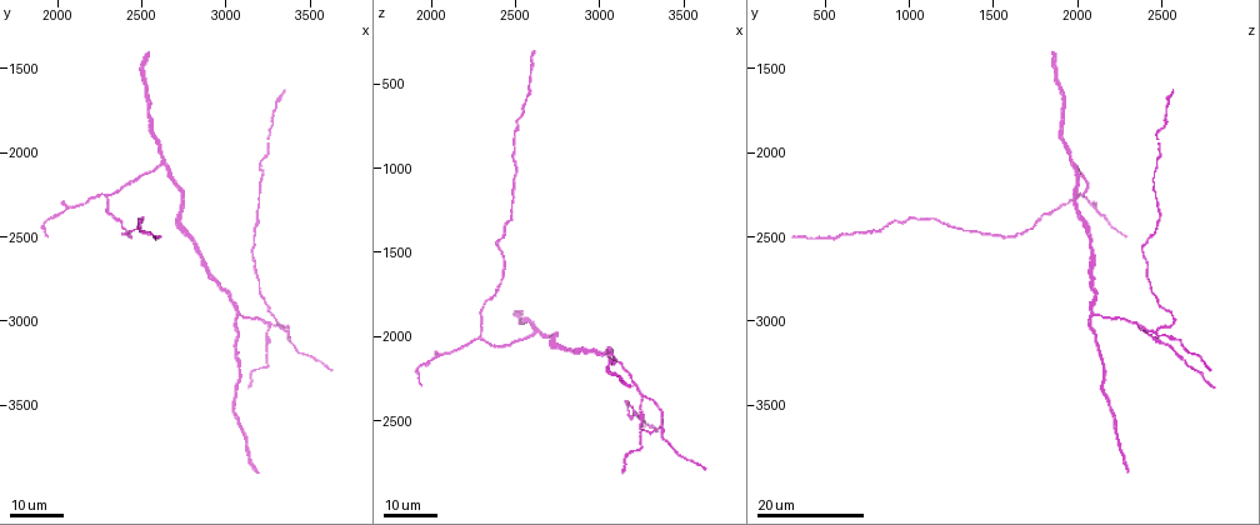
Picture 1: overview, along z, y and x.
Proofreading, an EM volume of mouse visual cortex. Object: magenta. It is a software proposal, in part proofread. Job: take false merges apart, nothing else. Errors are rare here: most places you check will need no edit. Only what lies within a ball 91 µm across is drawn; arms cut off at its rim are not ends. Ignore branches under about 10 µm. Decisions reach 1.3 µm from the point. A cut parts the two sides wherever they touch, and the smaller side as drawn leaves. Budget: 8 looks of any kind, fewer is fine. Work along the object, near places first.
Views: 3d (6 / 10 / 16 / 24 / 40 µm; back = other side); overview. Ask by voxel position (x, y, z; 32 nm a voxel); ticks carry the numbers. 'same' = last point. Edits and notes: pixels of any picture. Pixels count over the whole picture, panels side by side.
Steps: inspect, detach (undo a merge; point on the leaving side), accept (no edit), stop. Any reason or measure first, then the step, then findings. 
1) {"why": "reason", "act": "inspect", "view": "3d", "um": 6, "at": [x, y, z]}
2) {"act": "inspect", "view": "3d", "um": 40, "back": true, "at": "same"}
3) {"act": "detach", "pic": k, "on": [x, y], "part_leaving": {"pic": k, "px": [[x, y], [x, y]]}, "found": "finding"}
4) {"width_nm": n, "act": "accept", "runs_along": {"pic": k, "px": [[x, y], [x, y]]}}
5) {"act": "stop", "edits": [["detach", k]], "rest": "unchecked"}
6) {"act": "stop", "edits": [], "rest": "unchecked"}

{"why": "sudden change in width", "act": "inspect", "view": "3d", "um": 16, "at": [2420, 2500, 1540]}

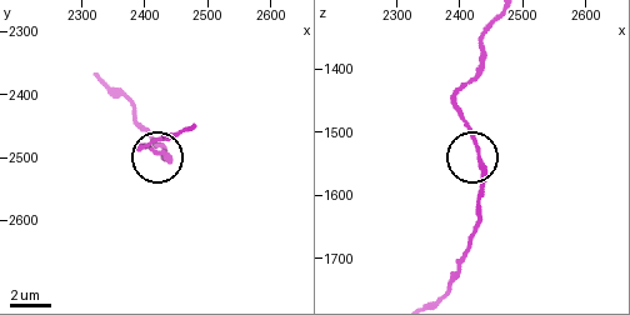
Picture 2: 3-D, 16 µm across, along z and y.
{"act": "inspect", "view": "3d", "um": 6, "at": [2430, 2495, 1530]}

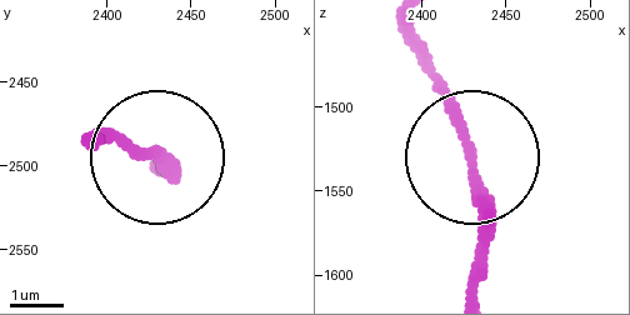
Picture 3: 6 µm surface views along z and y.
{"act": "inspect", "view": "3d", "um": 6, "back": true, "at": [2428, 2494, 1528]}

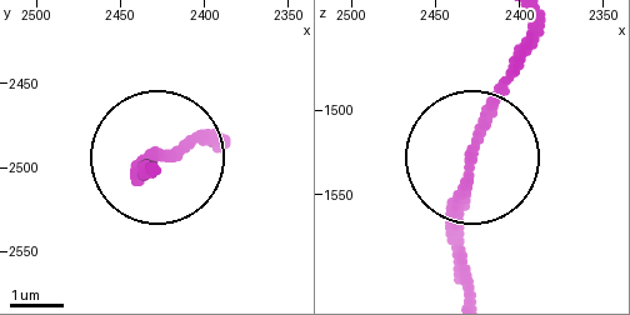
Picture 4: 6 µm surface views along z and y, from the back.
{"act": "accept", "runs_along": {"pic": 4, "px": [[465, 291], [479, 116], [541, 28]]}, "found": "continuous, no second neuron"}

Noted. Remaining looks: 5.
{"why": "a narrow waist", "act": "inspect", "view": "3d", "um": 24, "at": [2480, 2440, 1240]}

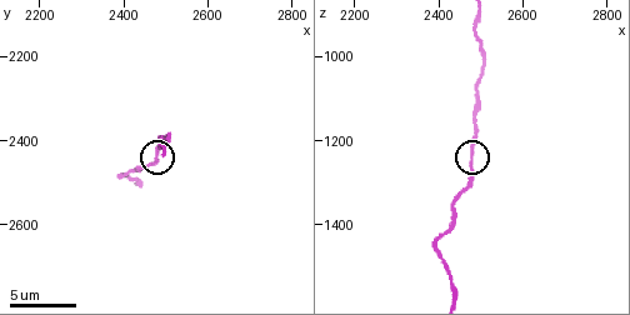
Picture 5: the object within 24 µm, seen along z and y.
{"act": "inspect", "view": "3d", "um": 6, "at": [2485, 2435, 1240]}

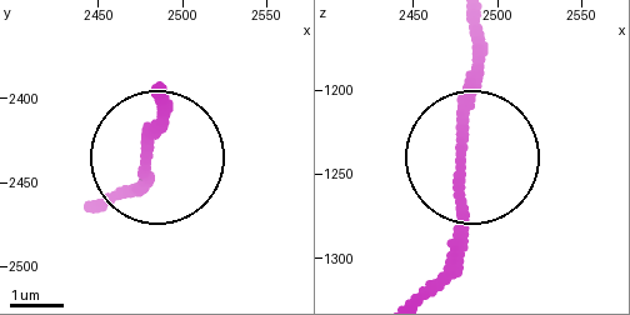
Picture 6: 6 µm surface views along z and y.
{"act": "inspect", "view": "3d", "um": 6, "back": true, "at": [2478, 2436, 1240]}

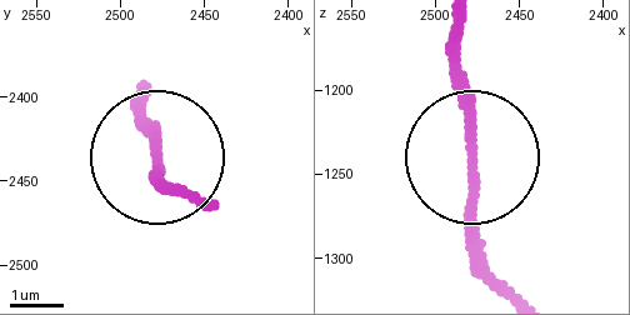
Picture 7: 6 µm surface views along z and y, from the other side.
{"act": "accept", "runs_along": {"pic": 7, "px": [[509, 291], [469, 198], [455, 28]]}, "found": "continuous, no second neuron"}

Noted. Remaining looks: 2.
{"why": "a narrow waist", "act": "inspect", "view": "3d", "um": 24, "at": [3220, 2160, 2460]}

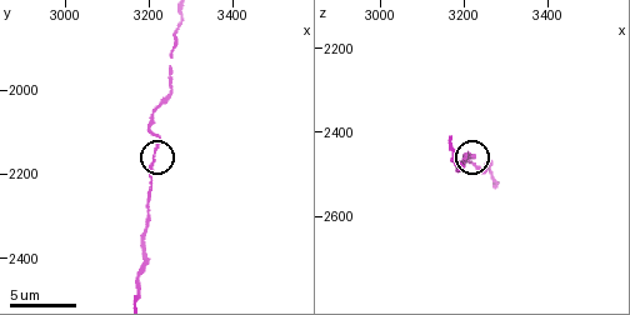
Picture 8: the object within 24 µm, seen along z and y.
{"act": "inspect", "view": "3d", "um": 10, "at": "same"}

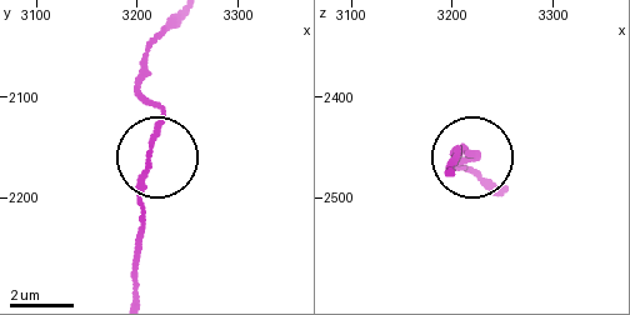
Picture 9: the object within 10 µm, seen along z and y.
{"act": "accept", "runs_along": {"pic": 9, "px": [[134, 294], [136, 181], [159, 116], [136, 63]]}, "found": "all the same neuron"}

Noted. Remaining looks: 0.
{"act": "stop", "edits": [], "rest": "unchecked"}

